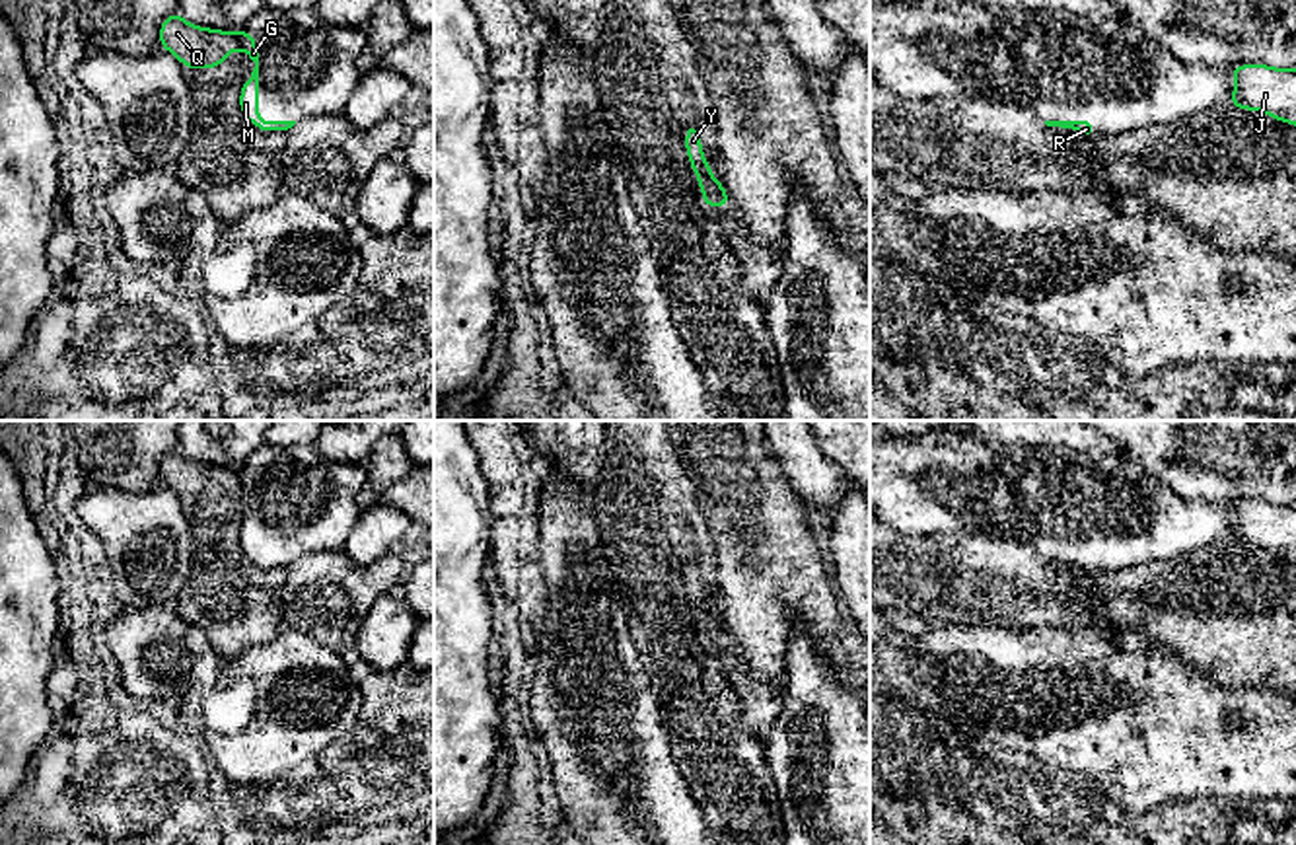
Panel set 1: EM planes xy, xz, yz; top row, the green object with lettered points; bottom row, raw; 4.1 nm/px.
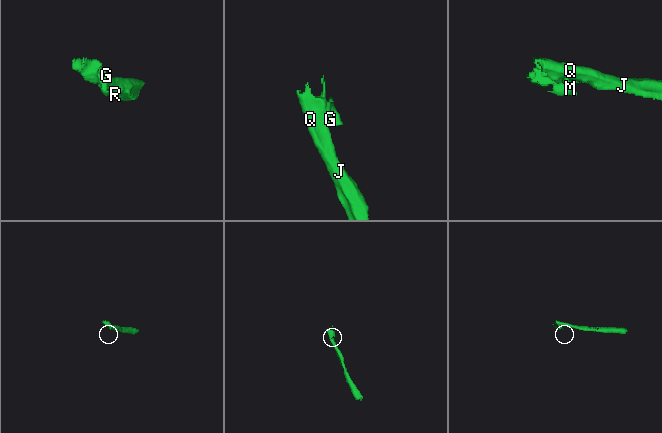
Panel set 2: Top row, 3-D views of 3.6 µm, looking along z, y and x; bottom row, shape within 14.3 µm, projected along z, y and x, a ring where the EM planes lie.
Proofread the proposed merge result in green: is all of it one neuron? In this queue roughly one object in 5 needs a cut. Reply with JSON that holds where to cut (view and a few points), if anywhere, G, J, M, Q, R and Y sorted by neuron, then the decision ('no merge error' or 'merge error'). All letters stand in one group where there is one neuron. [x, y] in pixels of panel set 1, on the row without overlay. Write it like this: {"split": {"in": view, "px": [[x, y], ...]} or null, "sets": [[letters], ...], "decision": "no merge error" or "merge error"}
{"split": null, "sets": [["G", "J", "M", "Q", "R", "Y"]], "decision": "no merge error"}

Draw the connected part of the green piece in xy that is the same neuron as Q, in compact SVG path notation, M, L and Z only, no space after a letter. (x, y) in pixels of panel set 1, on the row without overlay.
M179 448L167 452L160 461L160 485L169 487L181 496L183 504L216 504L237 483L243 485L255 504L239 528L239 545L247 559L261 569L288 567L296 557L261 557L259 555L259 485L253 467L224 467L191 461Z

